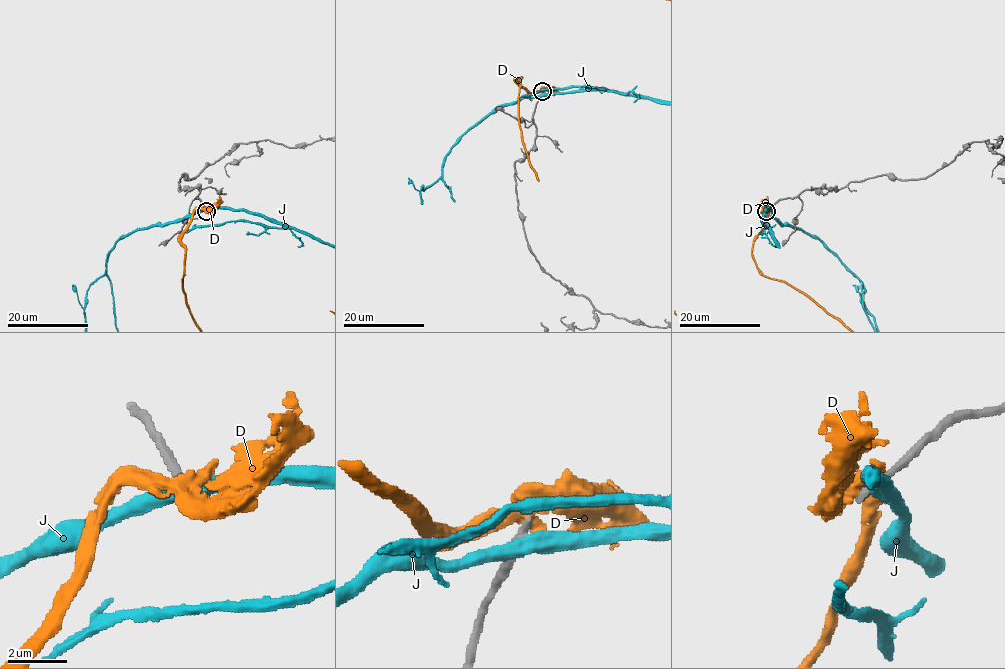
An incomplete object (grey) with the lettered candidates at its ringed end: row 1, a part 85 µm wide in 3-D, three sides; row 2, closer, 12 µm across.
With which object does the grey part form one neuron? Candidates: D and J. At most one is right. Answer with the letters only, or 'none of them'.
none of them

